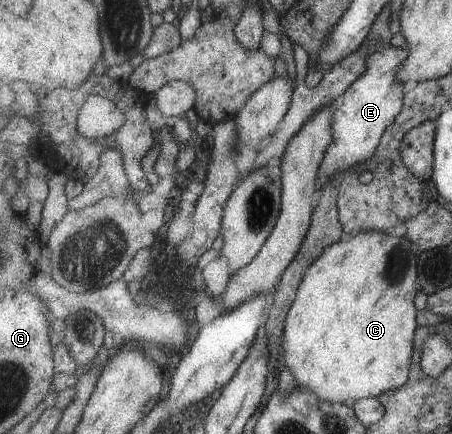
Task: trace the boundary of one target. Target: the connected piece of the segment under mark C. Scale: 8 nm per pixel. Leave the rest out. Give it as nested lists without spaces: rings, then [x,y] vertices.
[[[380,232],[355,233],[349,240],[342,240],[324,250],[324,254],[310,266],[306,272],[304,281],[298,290],[296,301],[288,314],[285,334],[283,335],[283,352],[285,364],[295,378],[297,388],[308,388],[308,392],[314,392],[320,400],[330,404],[353,405],[364,398],[380,398],[390,390],[404,387],[410,380],[413,356],[415,355],[415,335],[419,328],[416,322],[416,304],[414,298],[420,290],[419,269],[417,263],[418,248],[408,240],[407,236],[396,237]]]

